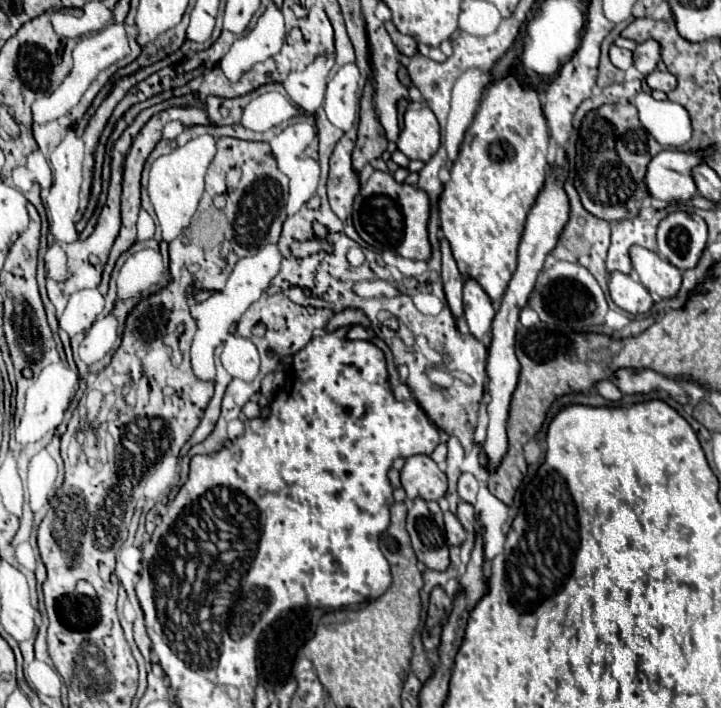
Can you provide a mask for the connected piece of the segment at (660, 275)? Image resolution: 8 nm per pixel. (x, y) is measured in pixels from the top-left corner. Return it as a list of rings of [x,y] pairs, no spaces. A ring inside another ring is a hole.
[[[631,246],[629,250],[633,270],[639,274],[641,284],[657,298],[671,298],[681,286],[681,270],[669,260],[663,260],[657,252],[643,246]]]

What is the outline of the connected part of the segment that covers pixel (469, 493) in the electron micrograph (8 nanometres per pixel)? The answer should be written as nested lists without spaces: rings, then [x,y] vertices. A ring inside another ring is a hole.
[[[461,474],[459,478],[459,484],[457,484],[457,492],[459,496],[465,500],[465,502],[475,502],[475,496],[477,496],[477,488],[479,488],[479,482],[473,474]]]

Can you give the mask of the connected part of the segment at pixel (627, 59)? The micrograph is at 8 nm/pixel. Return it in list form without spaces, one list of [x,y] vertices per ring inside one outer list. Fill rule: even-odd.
[[[611,46],[609,56],[611,56],[611,62],[613,62],[617,68],[621,68],[621,70],[627,70],[627,68],[633,66],[633,52],[627,50],[627,48]]]

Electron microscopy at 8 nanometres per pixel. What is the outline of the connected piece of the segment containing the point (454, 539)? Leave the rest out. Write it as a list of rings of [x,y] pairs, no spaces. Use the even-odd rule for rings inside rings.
[[[449,510],[445,512],[445,528],[447,528],[447,540],[449,540],[449,544],[453,544],[453,546],[463,544],[465,530],[463,530],[461,522],[457,520],[457,516],[453,512],[449,512]]]

